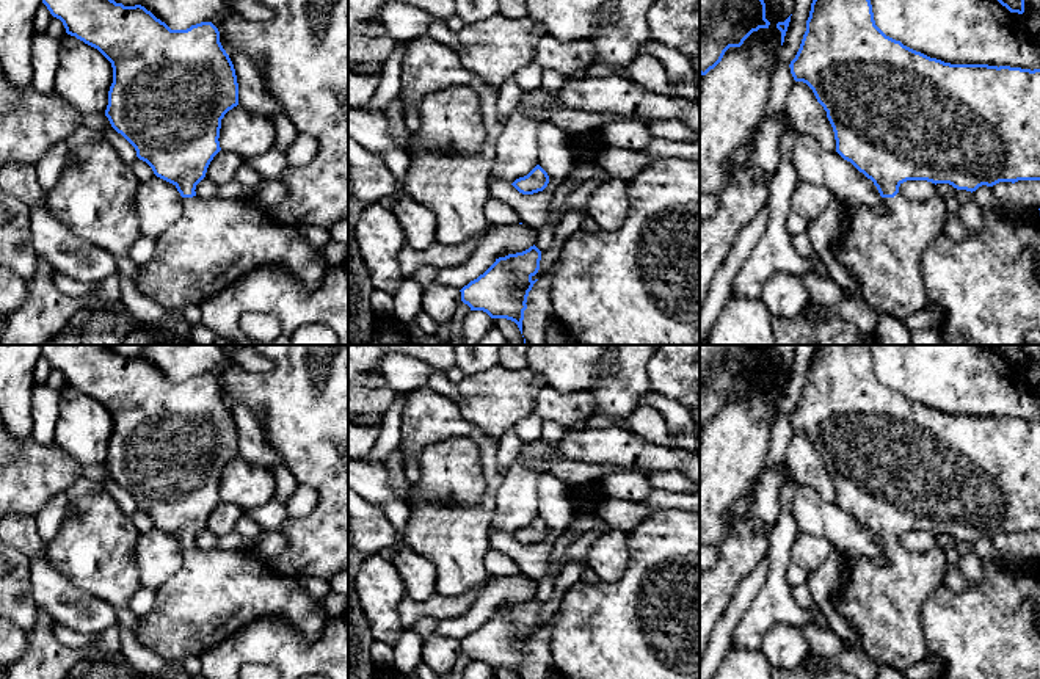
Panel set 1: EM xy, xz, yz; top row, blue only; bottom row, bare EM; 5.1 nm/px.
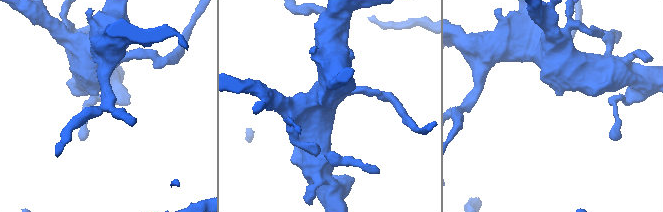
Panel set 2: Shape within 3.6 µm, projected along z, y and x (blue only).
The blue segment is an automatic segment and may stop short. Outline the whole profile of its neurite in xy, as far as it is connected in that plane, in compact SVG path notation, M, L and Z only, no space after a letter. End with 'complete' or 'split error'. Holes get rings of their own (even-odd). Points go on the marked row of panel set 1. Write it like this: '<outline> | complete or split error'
M42 0L50 14L60 19L66 33L97 49L113 67L113 83L108 91L105 116L146 162L154 174L173 183L184 198L184 213L157 237L154 257L141 267L143 278L136 289L166 309L182 312L190 304L232 285L237 279L265 265L289 268L303 285L315 289L326 274L328 262L293 226L271 218L253 198L204 199L196 194L196 185L205 177L213 157L221 151L220 129L224 114L238 105L238 83L234 64L220 42L220 31L212 22L201 22L187 30L171 30L141 5L124 6L115 0Z | split error

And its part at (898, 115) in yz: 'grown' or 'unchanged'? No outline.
grown

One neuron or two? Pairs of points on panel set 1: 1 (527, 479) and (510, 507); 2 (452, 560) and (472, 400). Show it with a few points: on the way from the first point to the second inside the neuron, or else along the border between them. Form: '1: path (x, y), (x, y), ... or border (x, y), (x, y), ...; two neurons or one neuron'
1: path (521, 485), (516, 501); one neuron
2: border (458, 406), (468, 421), (496, 441); two neurons

